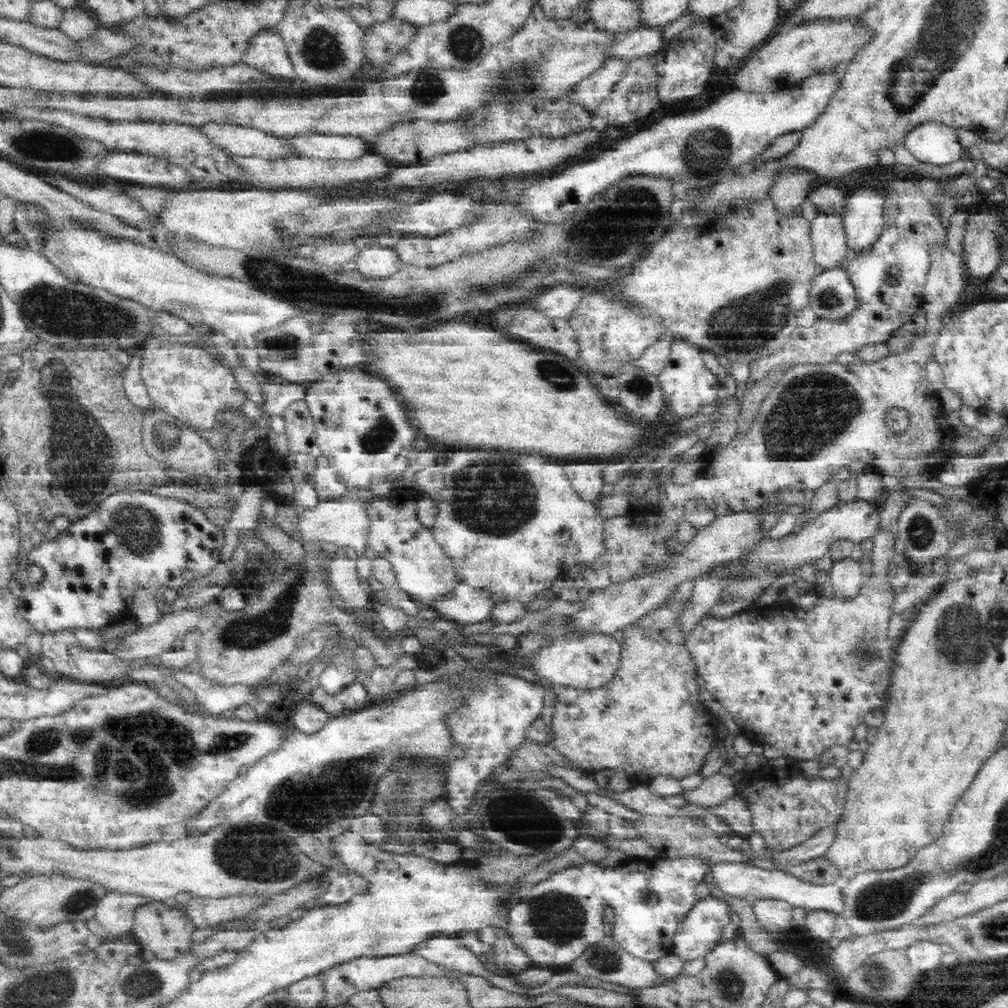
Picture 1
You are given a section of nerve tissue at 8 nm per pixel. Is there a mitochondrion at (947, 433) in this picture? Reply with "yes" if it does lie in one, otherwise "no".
no

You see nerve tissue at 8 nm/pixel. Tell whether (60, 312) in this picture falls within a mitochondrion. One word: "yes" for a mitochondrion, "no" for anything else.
yes

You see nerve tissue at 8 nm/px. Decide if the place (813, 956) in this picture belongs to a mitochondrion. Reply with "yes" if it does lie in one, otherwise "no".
yes

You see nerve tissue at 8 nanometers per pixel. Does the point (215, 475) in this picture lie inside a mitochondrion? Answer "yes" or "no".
no

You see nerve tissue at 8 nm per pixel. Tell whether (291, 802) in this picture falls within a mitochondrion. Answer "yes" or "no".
yes

